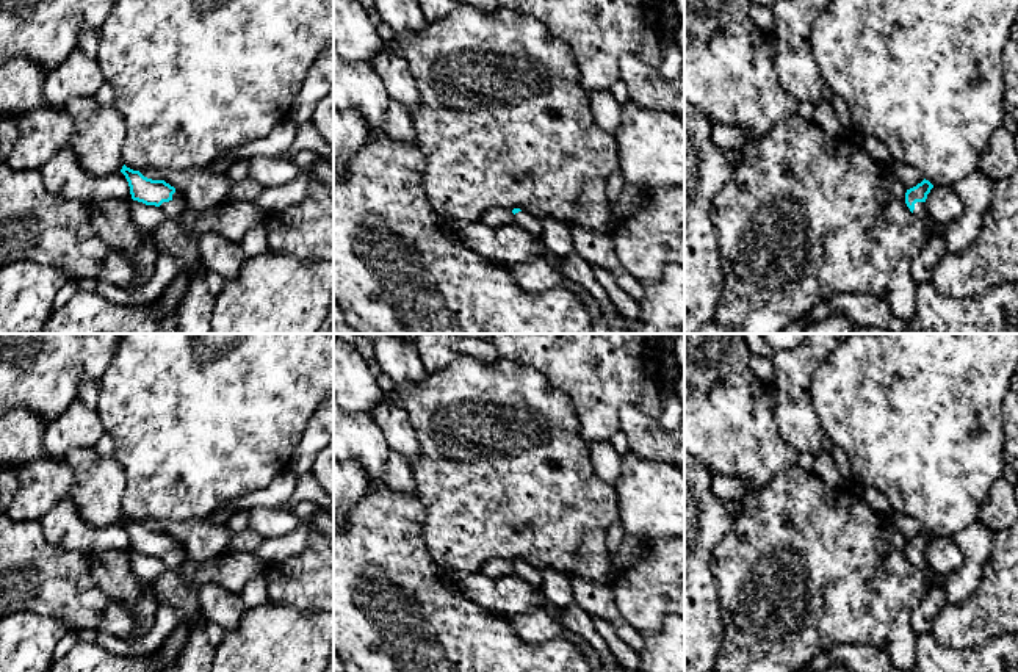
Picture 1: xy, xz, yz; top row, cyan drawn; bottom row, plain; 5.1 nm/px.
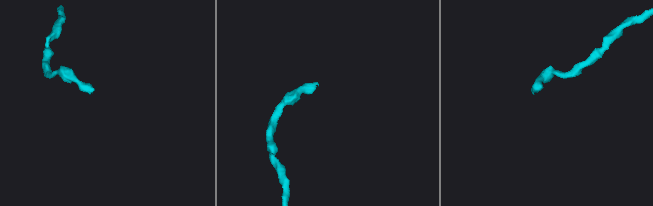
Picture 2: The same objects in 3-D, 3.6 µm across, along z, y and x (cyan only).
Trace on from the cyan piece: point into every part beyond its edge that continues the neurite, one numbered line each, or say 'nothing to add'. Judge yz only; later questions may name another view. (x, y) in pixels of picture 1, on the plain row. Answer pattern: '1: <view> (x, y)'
1: yz (920, 561)

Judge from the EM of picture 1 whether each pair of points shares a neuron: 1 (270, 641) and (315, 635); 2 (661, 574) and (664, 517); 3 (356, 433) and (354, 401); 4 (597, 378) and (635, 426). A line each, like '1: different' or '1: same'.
1: same
2: different
3: different
4: different

